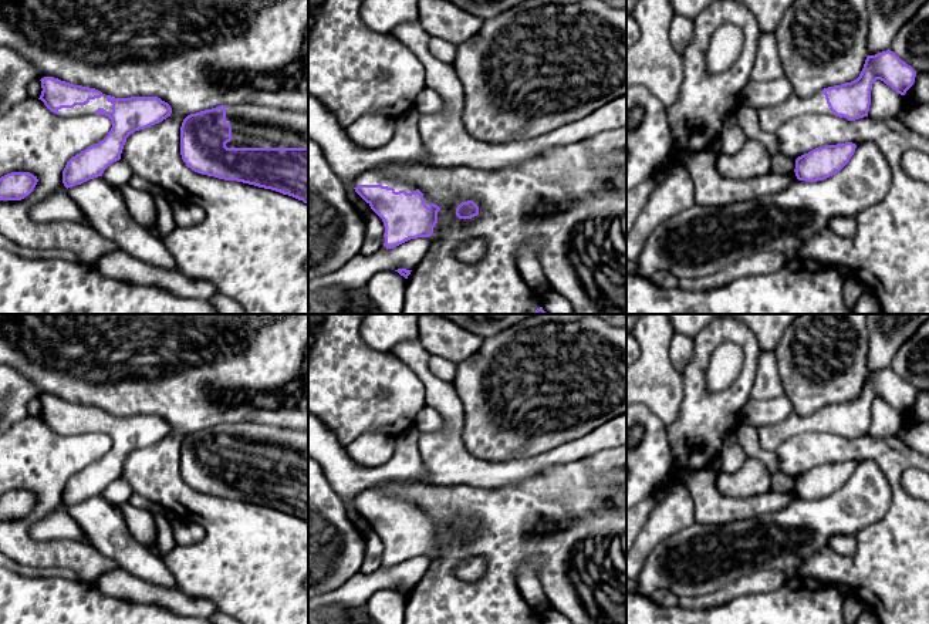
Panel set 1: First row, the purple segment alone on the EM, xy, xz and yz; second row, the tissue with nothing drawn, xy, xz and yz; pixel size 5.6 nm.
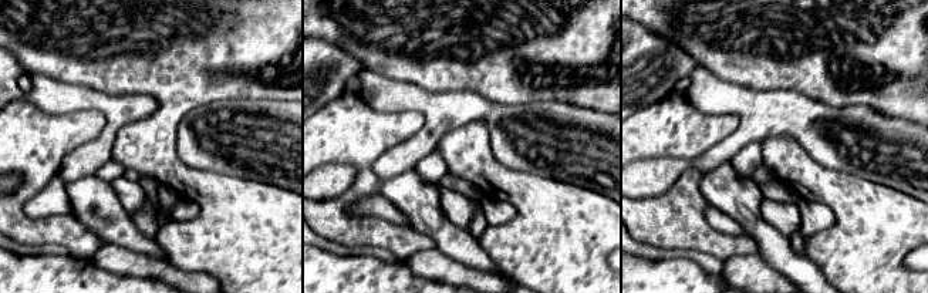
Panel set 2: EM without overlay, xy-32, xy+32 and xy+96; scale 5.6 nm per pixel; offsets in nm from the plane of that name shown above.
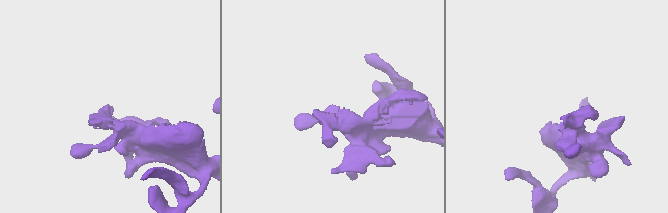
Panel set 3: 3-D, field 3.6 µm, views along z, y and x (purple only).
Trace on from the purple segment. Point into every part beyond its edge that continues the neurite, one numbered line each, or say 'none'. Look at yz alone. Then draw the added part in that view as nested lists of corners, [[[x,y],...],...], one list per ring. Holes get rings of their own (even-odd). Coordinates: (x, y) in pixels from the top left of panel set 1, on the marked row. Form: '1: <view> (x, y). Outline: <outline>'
1: yz (770, 118). Outline: [[[822,92],[810,98],[791,95],[781,104],[757,108],[757,114],[760,128],[768,134],[776,134],[783,124],[803,115],[834,115]]]

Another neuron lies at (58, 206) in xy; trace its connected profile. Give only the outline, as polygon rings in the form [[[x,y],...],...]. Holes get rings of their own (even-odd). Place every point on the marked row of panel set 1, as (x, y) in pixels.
[[[65,186],[60,188],[51,196],[31,206],[30,217],[34,222],[40,223],[70,220],[87,225],[85,216],[81,213],[75,202],[70,198]]]

